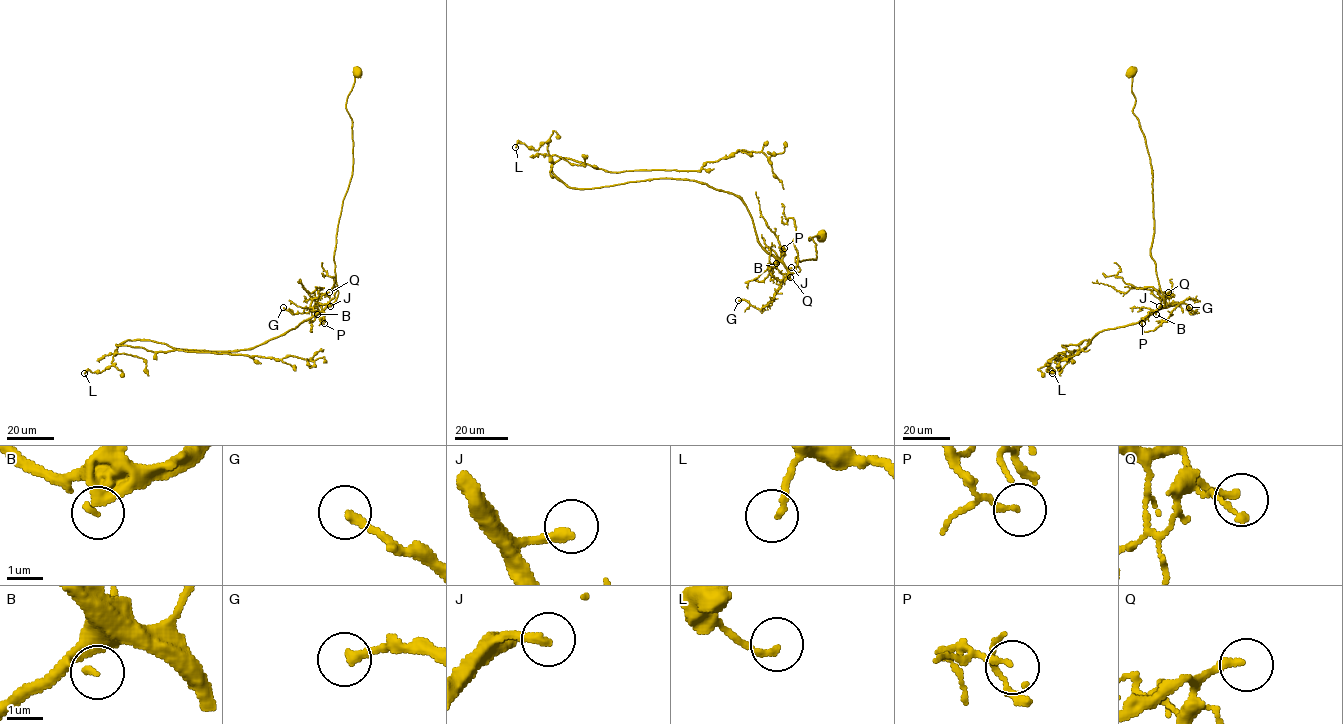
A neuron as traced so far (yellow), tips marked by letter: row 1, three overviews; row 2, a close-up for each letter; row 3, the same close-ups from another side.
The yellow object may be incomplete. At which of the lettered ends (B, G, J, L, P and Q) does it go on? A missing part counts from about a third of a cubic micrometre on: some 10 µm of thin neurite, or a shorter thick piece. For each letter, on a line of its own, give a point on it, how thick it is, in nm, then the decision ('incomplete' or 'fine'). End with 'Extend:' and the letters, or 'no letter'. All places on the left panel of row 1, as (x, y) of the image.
B: (317, 314) | 130 nm | incomplete
G: (283, 307) | 240 nm | incomplete
J: (330, 306) | 260 nm | incomplete
L: (84, 373) | 170 nm | fine
P: (324, 323) | 160 nm | fine
Q: (329, 292) | 220 nm | fine
Extend: B, G, J

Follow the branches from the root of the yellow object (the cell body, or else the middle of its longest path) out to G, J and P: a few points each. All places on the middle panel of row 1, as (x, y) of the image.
G: (820, 237), (809, 238), (816, 258), (796, 257), (800, 270), (771, 302), (757, 309), (738, 300)
J: (820, 237), (809, 238), (815, 243), (816, 258), (796, 257), (800, 270), (791, 273), (791, 267)
P: (820, 237), (809, 238), (815, 243), (815, 259), (795, 259), (798, 272), (785, 266), (779, 247), (784, 248)

